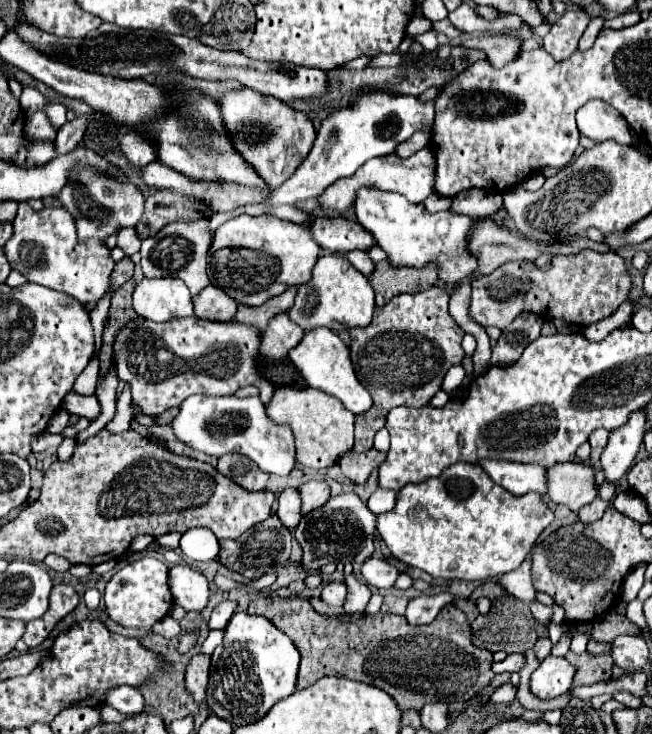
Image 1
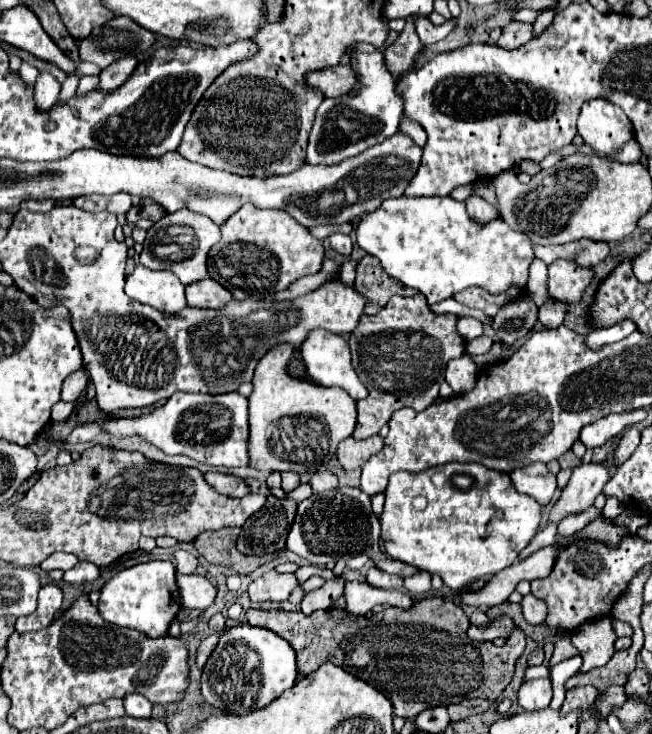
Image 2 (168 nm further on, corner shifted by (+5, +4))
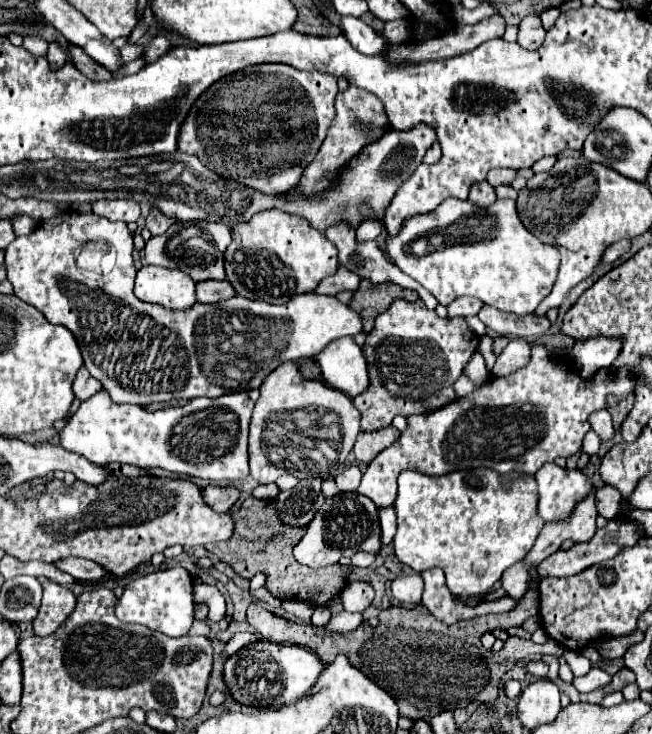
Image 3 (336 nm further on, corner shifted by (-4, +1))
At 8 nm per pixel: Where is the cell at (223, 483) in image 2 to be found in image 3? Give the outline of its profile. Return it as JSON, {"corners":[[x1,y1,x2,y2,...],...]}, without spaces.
{"corners":[[204,487,202,489,202,497,206,499,206,505,210,505,214,511,218,513,226,513,240,497,238,489,234,487]]}

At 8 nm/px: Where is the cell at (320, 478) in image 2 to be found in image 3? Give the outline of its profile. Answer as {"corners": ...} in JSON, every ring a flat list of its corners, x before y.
{"corners":[[352,465,352,467,346,467,342,473,336,475,336,485,340,491,356,491,358,485,360,485,360,479,362,479,362,471,358,465]]}

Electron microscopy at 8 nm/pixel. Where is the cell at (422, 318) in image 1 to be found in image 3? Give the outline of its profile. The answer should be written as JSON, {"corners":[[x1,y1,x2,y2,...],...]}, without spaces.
{"corners":[[396,299,382,315,376,317,374,329,366,335,364,357,368,361,370,387,354,401,362,413,362,429,376,431,388,427,396,415,430,413,456,399,454,381,462,375,464,365,478,349,480,337,462,317,440,319,422,299,408,303]]}

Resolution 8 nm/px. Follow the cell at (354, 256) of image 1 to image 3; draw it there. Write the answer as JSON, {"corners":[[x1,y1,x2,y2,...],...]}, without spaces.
{"corners":[[336,223,334,227,328,227,328,229,326,229,326,237,338,247,338,259,340,259,340,263,342,263,346,269,350,269,352,273,356,273,358,277,370,279,372,283,392,281,392,283,396,283,396,285,400,285,400,287,404,287,404,289,414,289,414,291,420,295,420,299,422,299,430,309,436,309,438,301,436,301,420,283,416,283,412,277,408,277,406,273,402,273,402,271,388,259,386,251,384,251,376,241,358,241,358,239,356,239,356,229,350,227,348,223]]}

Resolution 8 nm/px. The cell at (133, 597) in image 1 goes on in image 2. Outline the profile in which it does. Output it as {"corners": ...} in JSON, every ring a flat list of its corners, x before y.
{"corners":[[167,560,143,562,117,572,103,584,99,598,99,612,107,622,125,628,135,628,151,638,167,634,167,628,179,608,181,602,175,584,175,566]]}

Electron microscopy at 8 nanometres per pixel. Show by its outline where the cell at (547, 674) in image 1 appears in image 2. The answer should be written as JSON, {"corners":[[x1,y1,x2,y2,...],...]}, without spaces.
{"corners":[[537,678,525,680,519,688,519,706,525,710,541,710,547,708,551,702,551,678]]}

